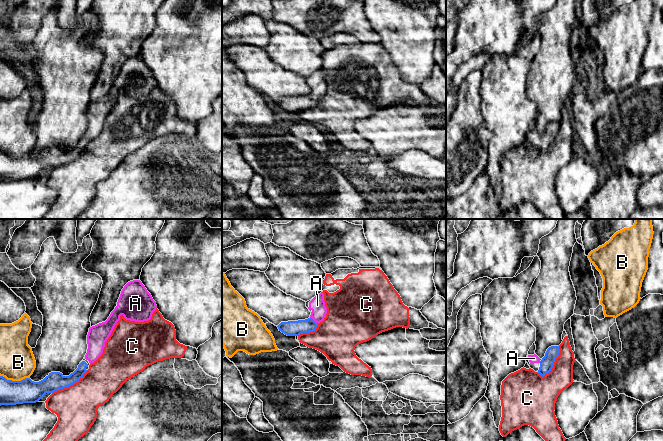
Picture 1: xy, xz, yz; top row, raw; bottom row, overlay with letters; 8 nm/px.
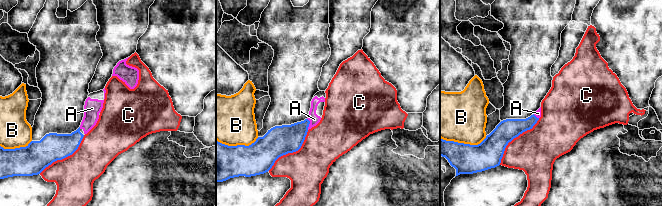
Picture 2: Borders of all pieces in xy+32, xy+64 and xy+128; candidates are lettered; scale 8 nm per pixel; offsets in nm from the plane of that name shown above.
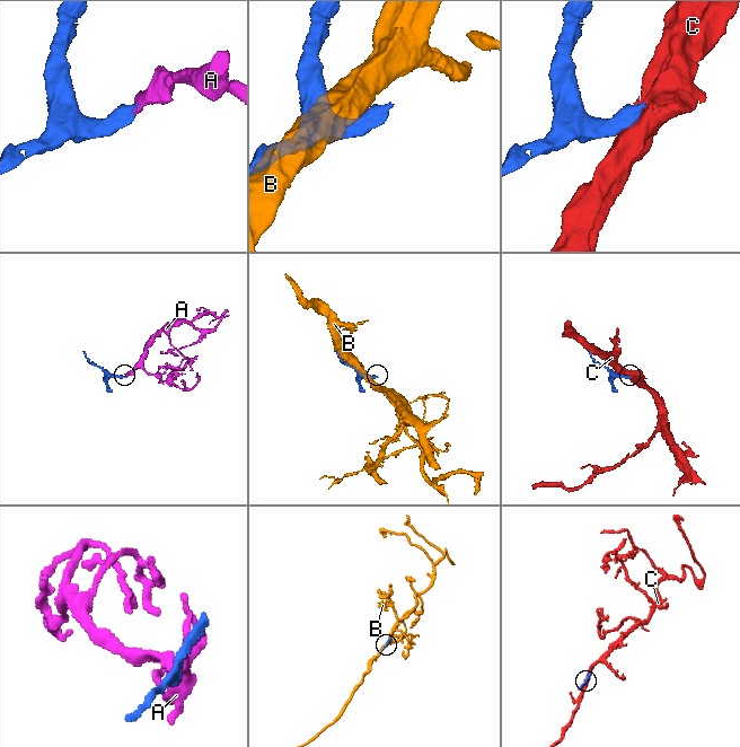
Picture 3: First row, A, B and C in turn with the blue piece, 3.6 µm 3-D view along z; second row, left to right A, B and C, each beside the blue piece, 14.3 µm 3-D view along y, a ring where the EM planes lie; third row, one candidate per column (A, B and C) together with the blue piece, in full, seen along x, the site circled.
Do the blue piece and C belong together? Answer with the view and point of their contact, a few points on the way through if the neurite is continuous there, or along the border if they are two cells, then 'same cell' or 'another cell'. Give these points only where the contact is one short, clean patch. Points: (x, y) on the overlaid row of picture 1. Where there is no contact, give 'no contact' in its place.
meets blue in xy at (70, 385); another cell

